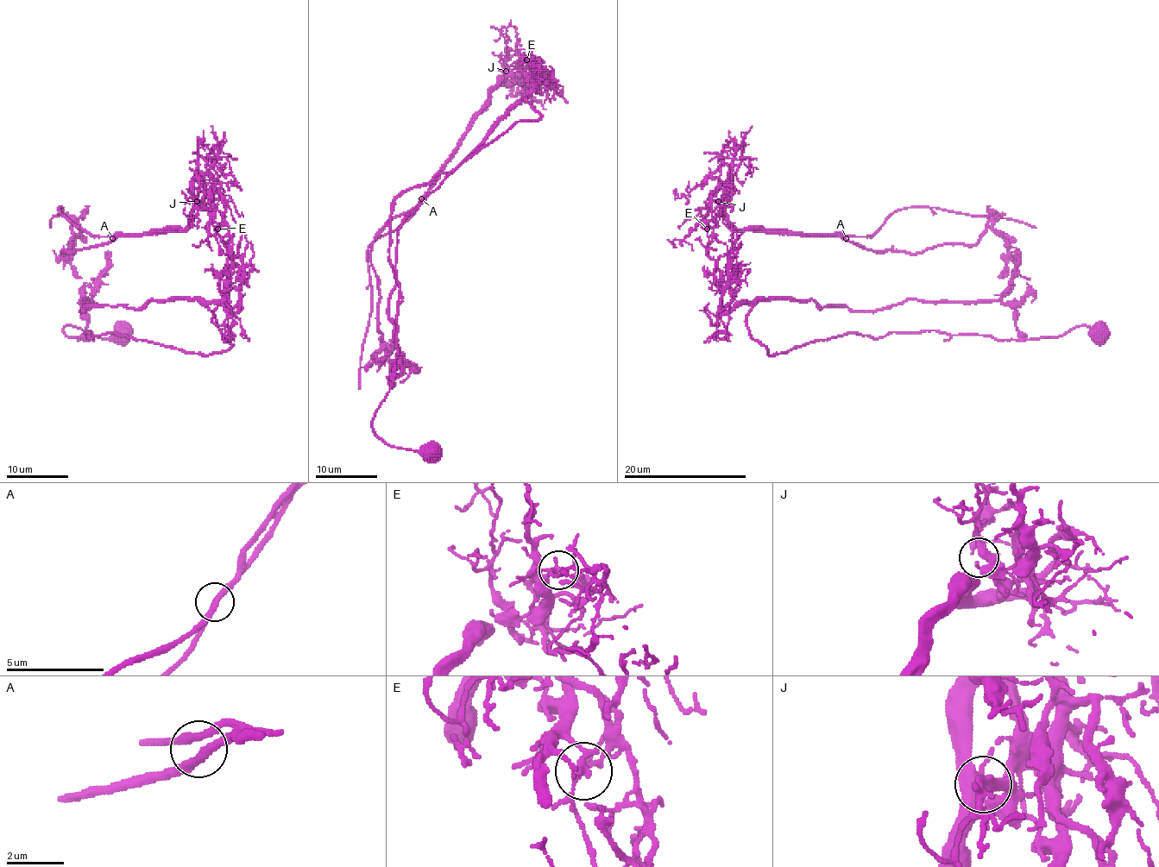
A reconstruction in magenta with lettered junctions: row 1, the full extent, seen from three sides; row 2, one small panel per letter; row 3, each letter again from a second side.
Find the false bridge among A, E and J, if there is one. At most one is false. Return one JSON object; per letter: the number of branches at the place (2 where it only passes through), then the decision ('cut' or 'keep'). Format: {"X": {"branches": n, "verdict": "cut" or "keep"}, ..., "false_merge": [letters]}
{"A": {"branches": 2, "verdict": "keep"}, "E": {"branches": 2, "verdict": "cut"}, "J": {"branches": 2, "verdict": "keep"}, "false_merge": ["E"]}

